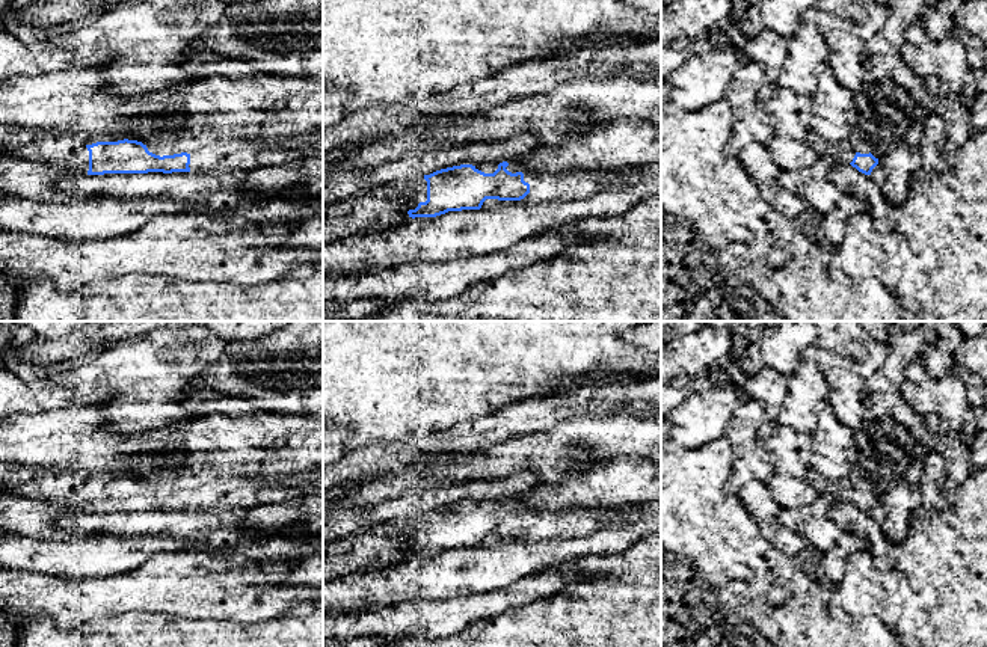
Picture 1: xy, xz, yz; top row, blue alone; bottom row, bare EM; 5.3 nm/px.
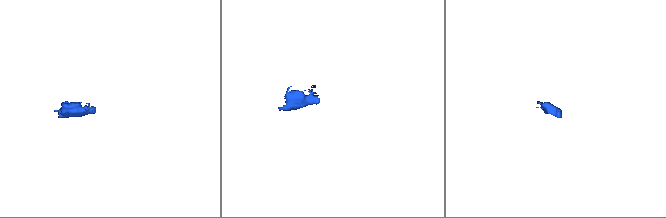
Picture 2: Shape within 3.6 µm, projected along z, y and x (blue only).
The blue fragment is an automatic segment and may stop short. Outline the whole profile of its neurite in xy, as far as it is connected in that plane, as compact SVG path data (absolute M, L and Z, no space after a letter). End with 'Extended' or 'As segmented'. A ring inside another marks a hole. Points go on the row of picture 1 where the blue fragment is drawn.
M0 127L0 145L9 155L59 164L69 173L148 173L205 172L241 173L257 167L296 161L318 154L318 145L294 149L252 146L248 140L214 142L192 154L155 155L137 140L97 142L85 145L78 133Z. Extended

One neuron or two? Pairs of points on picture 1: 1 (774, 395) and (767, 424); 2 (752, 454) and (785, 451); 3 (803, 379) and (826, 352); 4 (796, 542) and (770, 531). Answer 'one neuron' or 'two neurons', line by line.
1: one neuron
2: two neurons
3: two neurons
4: one neuron

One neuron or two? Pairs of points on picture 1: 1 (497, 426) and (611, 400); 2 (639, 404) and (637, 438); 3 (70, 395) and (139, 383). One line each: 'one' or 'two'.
1: one
2: two
3: two

